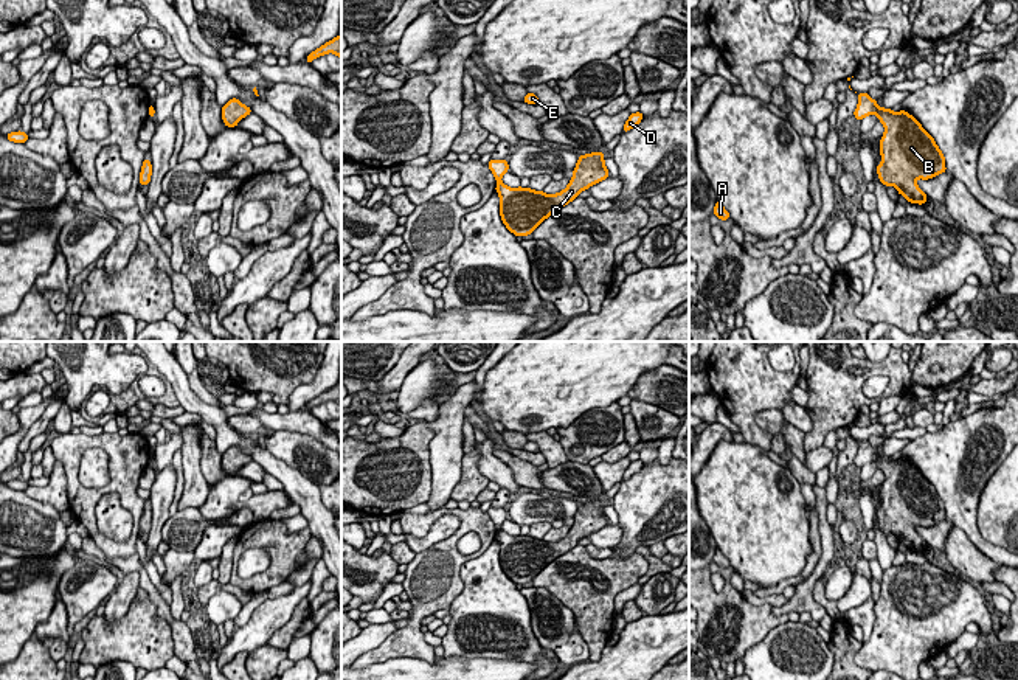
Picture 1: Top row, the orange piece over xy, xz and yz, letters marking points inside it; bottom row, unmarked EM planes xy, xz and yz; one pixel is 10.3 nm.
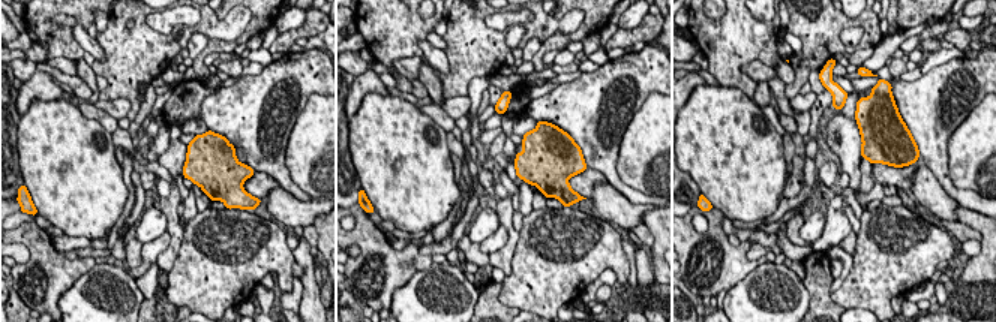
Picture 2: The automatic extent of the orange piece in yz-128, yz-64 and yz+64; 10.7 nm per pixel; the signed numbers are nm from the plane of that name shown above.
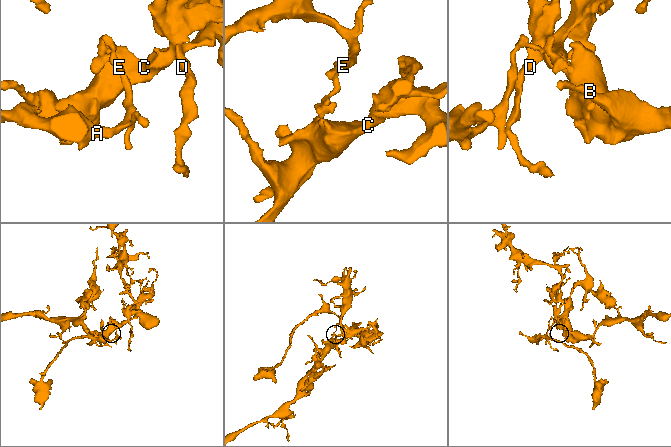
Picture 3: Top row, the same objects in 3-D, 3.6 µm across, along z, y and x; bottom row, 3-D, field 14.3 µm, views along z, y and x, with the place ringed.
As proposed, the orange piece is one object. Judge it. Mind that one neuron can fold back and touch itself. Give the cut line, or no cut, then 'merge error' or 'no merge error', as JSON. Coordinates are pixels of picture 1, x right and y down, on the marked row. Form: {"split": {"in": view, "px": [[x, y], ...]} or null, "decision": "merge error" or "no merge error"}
{"split": {"in": "yz", "px": [[879, 107], [876, 112]]}, "decision": "merge error"}

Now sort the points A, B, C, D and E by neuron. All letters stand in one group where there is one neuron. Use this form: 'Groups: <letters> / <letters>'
Groups: A E / B C D

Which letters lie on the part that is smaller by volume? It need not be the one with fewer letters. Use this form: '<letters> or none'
A, E

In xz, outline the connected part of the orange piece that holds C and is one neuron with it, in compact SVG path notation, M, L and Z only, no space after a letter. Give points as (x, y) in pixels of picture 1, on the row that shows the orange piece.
M604 152L579 155L568 186L557 194L545 194L531 188L509 188L497 183L500 196L500 216L506 228L515 236L531 234L556 210L573 202L580 191L608 177Z

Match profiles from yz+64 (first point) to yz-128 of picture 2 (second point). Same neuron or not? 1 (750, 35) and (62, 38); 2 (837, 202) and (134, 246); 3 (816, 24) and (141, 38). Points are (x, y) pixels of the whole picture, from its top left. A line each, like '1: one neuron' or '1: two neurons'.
1: one neuron
2: two neurons
3: one neuron

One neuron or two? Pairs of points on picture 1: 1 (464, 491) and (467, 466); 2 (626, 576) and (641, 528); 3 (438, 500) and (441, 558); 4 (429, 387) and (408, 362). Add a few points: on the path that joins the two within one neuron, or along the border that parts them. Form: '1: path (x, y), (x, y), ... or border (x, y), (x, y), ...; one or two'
1: path (467, 485), (467, 472); one
2: border (635, 550), (624, 558), (610, 558); two
3: border (444, 505), (429, 513); two
4: border (422, 357), (399, 387); two

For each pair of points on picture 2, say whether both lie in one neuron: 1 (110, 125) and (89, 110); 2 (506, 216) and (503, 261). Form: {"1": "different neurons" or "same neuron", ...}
{"1": "same neuron", "2": "same neuron"}

